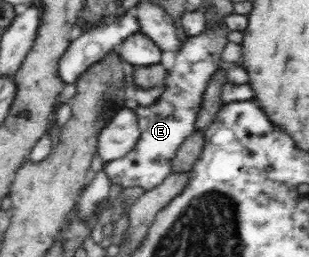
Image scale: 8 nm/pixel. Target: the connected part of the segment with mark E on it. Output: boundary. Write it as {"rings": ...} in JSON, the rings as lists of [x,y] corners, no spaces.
{"rings":[[[224,18],[206,27],[206,32],[189,37],[181,50],[177,52],[173,68],[167,71],[163,94],[150,106],[137,107],[134,112],[138,117],[140,136],[137,144],[123,158],[105,163],[103,172],[110,181],[111,187],[122,189],[141,187],[145,191],[157,188],[163,180],[172,174],[172,160],[181,143],[195,132],[195,121],[203,106],[204,90],[214,78],[221,64],[221,54],[228,44],[228,30]]]}

